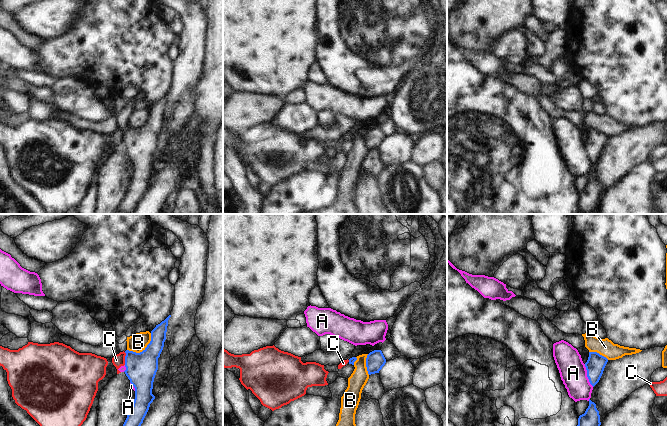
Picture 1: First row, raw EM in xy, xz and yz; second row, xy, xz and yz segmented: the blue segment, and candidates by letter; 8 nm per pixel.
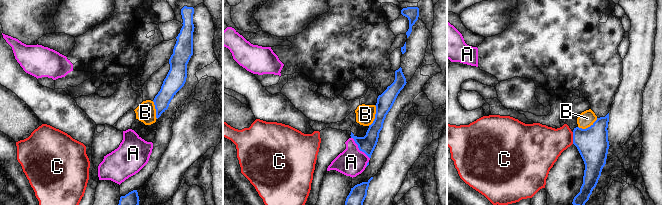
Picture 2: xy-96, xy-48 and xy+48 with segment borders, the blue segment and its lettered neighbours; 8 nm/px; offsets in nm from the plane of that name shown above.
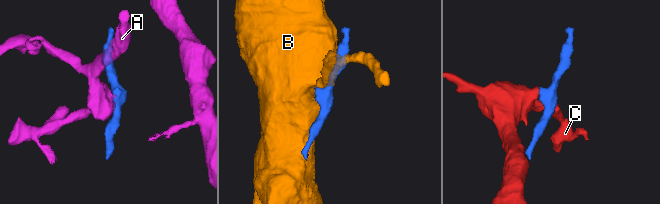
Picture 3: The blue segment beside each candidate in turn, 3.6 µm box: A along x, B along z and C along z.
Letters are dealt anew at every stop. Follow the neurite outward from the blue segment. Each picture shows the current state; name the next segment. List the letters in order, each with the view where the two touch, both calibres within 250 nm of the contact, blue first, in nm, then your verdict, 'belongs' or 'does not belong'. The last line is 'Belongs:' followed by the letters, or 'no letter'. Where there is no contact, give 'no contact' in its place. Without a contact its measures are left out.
A: meets blue in yz; 150 nm thick on the blue side, 220 nm on the other; does not belong
B: meets blue in xy; 240 nm thick on the blue side, 150 nm on the other; does not belong
C: meets blue in xy; 240 nm thick on the blue side, 100 nm on the other; does not belong
Belongs: no letter

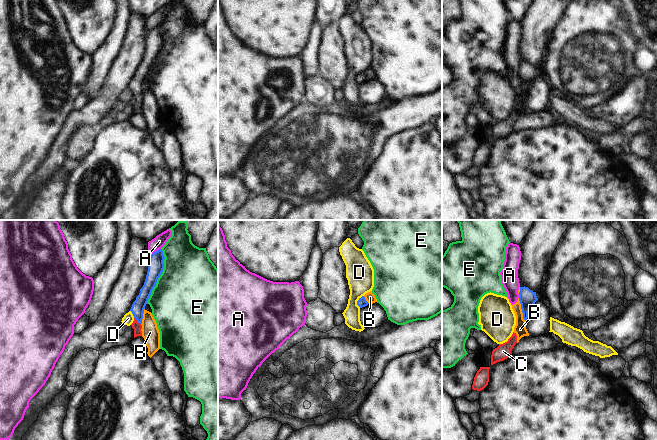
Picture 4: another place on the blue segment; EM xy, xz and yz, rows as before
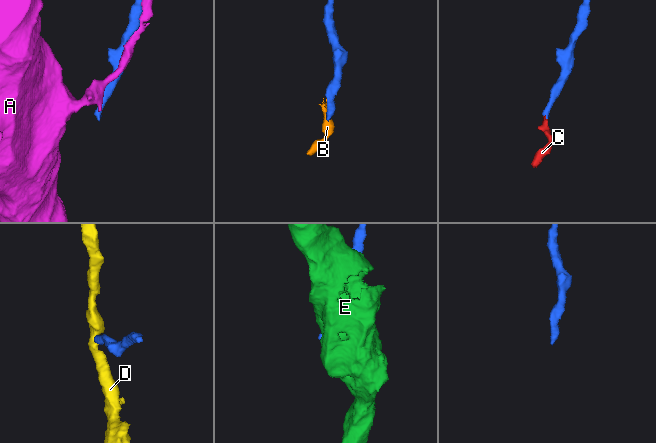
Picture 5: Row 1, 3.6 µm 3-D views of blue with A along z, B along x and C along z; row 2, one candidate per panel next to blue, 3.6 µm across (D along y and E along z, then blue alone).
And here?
A: meets blue in xy; 130 nm thick on the blue side, 100 nm on the other; does not belong
B: meets blue in yz; 140 nm thick on the blue side, 100 nm on the other; does not belong
C: meets blue in xy; 110 nm thick on the blue side, 70 nm on the other; belongs
D: meets blue in xz; 70 nm thick on the blue side, 220 nm on the other; does not belong
E: meets blue in xy; 130 nm thick on the blue side, 500 nm on the other; does not belong
Belongs: C

